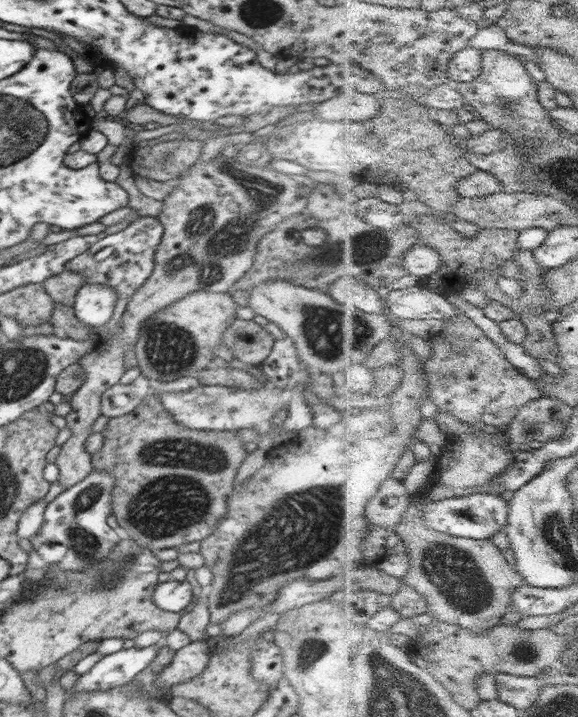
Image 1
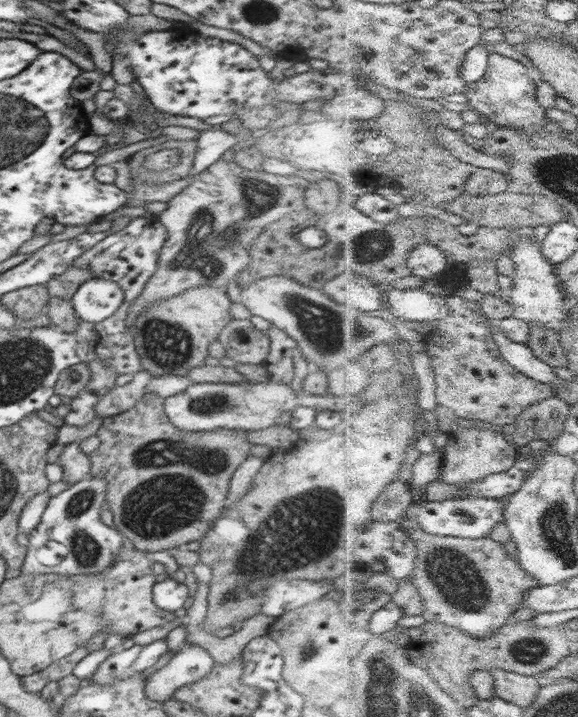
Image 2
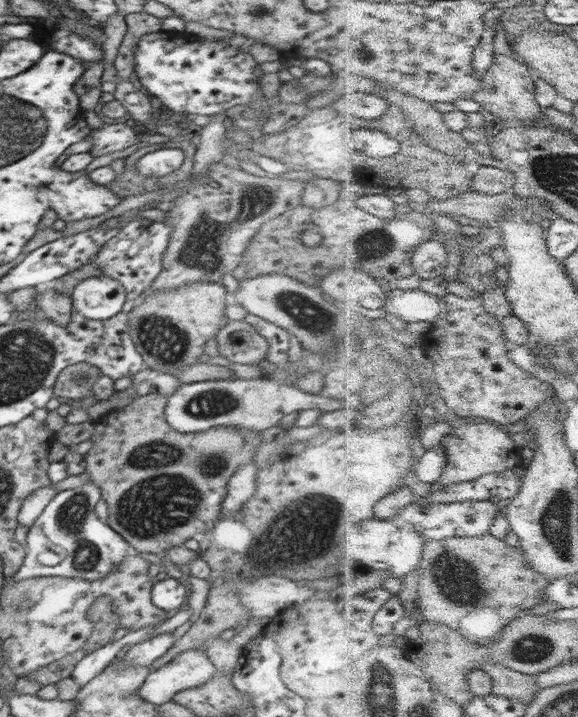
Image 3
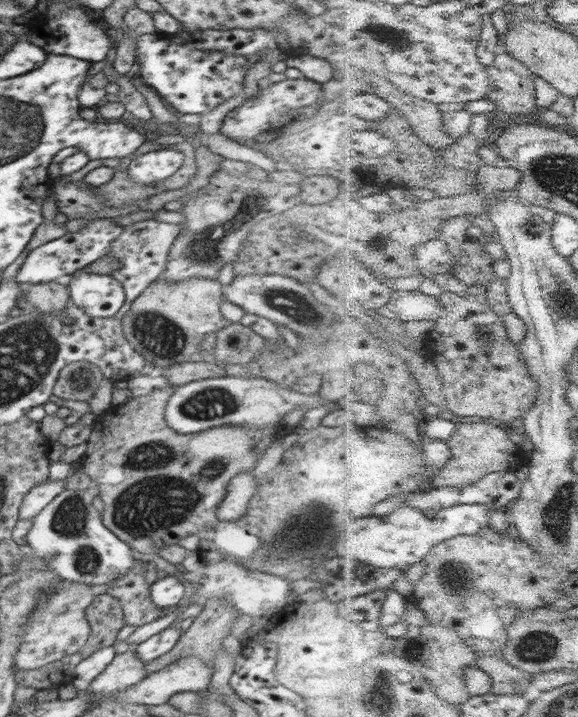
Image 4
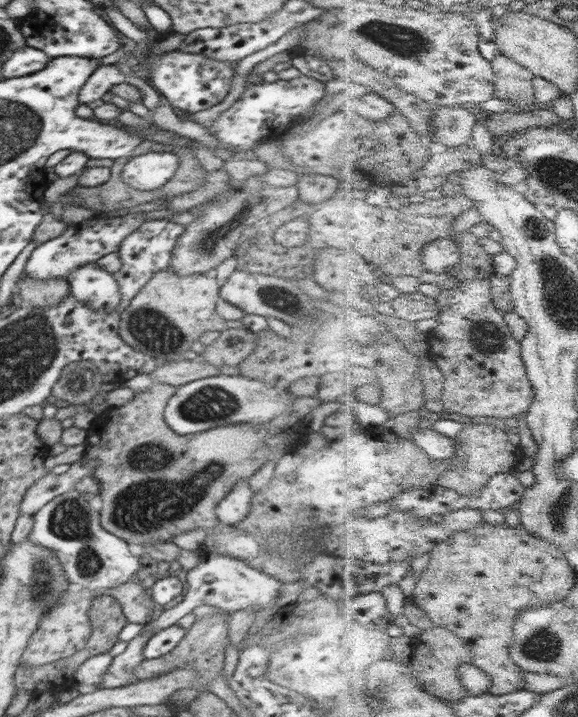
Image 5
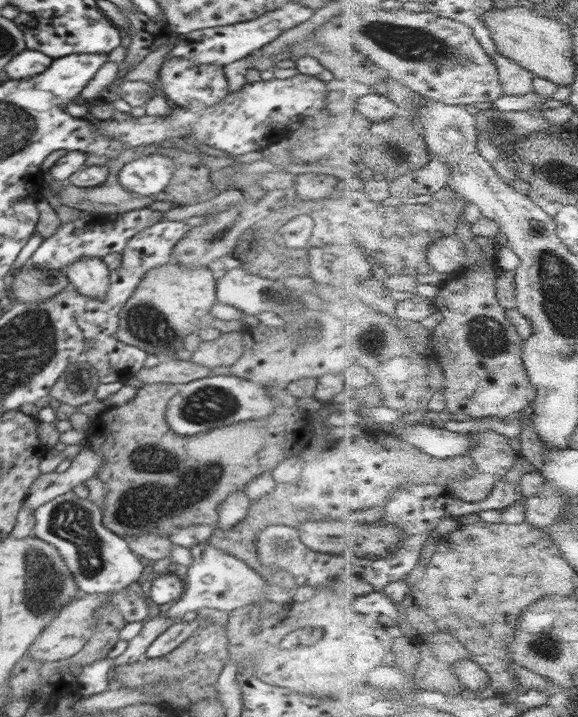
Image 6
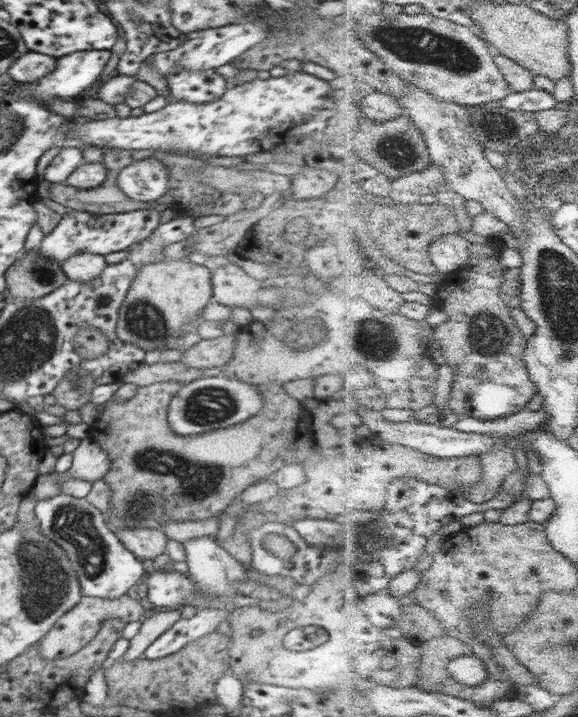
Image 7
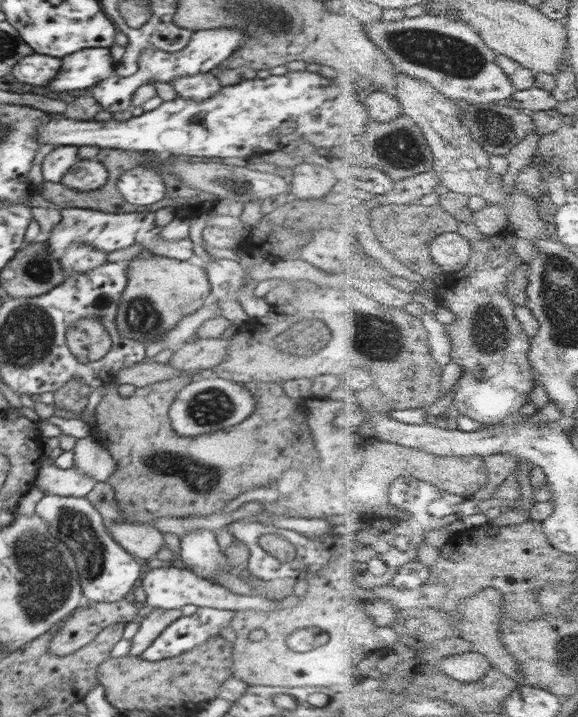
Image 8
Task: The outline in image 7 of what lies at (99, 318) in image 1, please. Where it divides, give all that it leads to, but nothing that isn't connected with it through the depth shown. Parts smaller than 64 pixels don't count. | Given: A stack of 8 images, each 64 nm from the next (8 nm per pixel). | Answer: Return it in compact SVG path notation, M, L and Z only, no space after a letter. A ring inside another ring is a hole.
M88 252L76 254L61 264L67 278L80 282L81 287L93 285L94 280L100 278L100 274L104 272L106 266L104 255L89 254Z

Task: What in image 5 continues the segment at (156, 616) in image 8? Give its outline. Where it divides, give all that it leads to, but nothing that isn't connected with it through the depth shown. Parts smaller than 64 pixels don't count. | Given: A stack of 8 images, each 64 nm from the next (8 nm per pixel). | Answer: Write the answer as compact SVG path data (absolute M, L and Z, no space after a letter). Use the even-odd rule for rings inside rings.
M140 632L140 634L130 640L126 650L113 658L113 662L106 673L104 673L104 677L102 677L100 689L116 688L132 683L132 680L134 680L134 670L138 669L139 664L145 660L142 650L152 635L154 634Z

